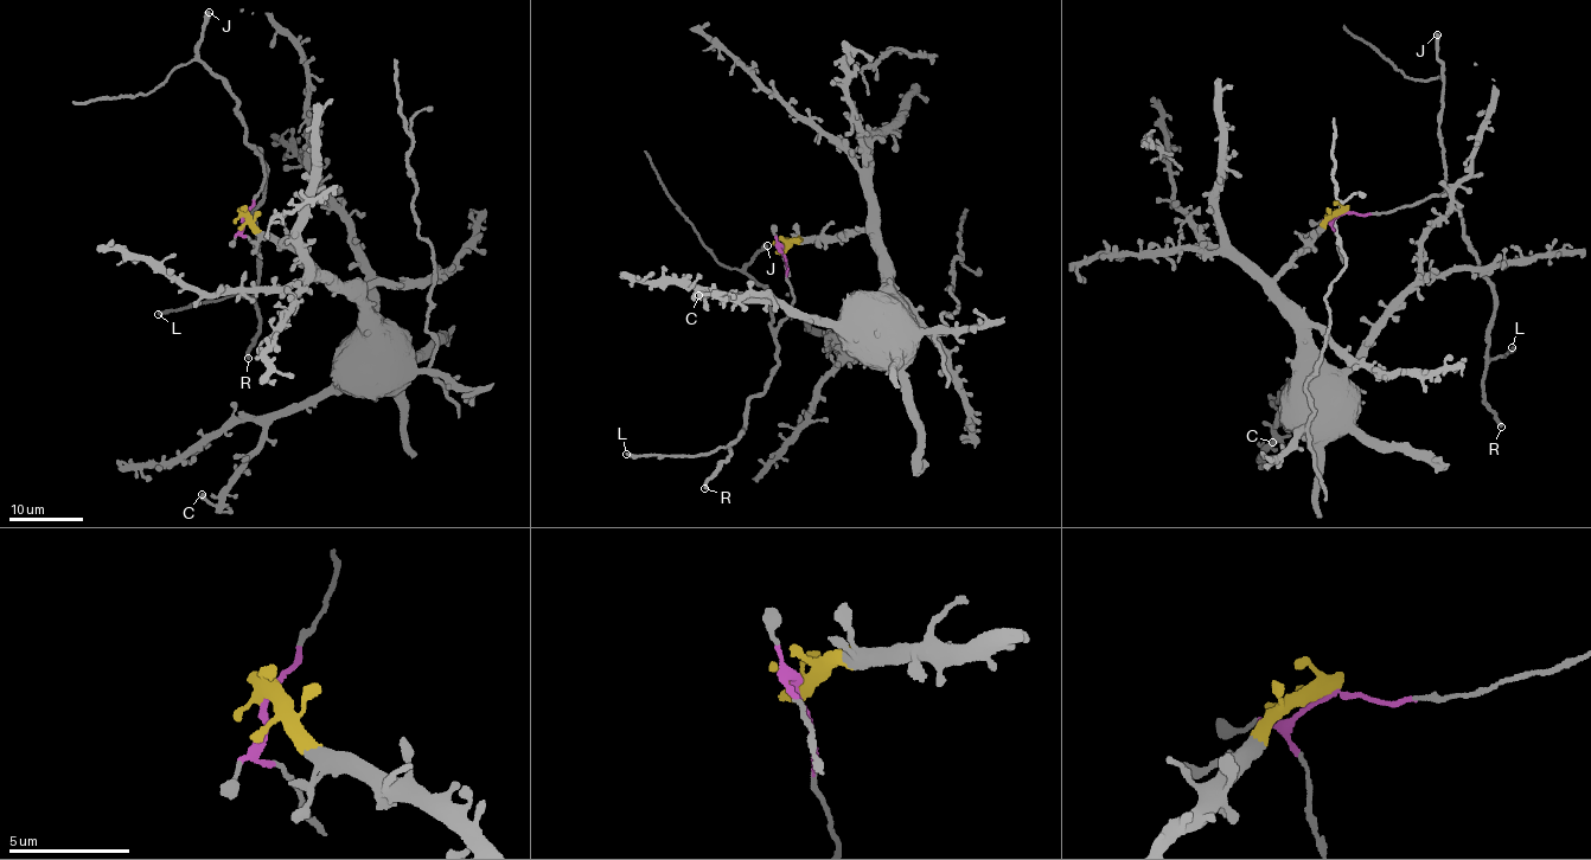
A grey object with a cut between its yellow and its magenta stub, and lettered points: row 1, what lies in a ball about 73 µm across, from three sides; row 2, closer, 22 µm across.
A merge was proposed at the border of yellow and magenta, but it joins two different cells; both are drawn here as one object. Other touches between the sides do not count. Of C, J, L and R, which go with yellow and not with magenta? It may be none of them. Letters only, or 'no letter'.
C

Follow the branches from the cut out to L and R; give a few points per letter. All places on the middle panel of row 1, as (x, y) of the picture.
L: (781, 251), (794, 297), (775, 332), (777, 367), (748, 402), (741, 434), (730, 447), (694, 455), (625, 453)
R: (781, 251), (794, 297), (775, 332), (777, 367), (760, 396), (748, 402), (741, 434), (705, 488)

